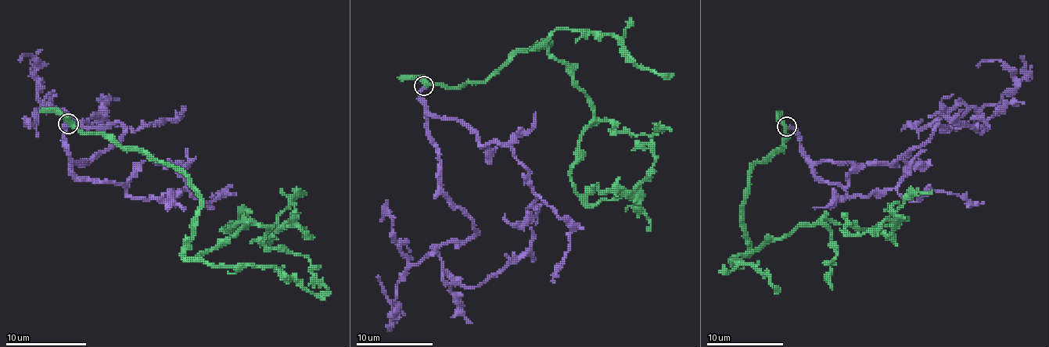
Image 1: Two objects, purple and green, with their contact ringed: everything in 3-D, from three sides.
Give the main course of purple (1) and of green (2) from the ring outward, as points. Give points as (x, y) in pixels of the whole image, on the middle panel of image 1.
1: (424, 87), (440, 188), (476, 229), (437, 250), (441, 271), (479, 286), (529, 246), (529, 227)
2: (424, 85), (487, 81), (549, 43), (535, 48), (593, 112), (570, 175), (589, 204), (648, 175), (637, 141)

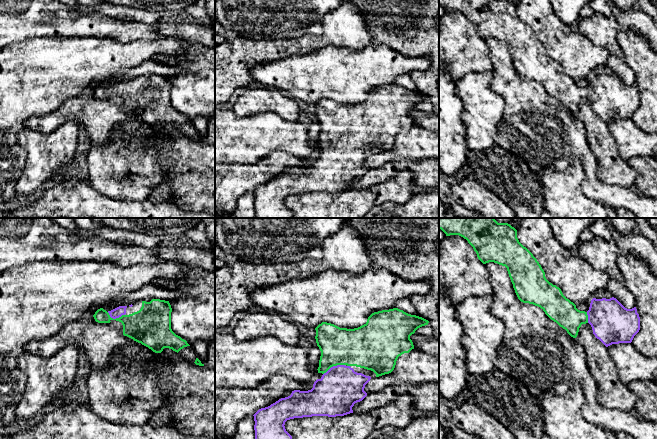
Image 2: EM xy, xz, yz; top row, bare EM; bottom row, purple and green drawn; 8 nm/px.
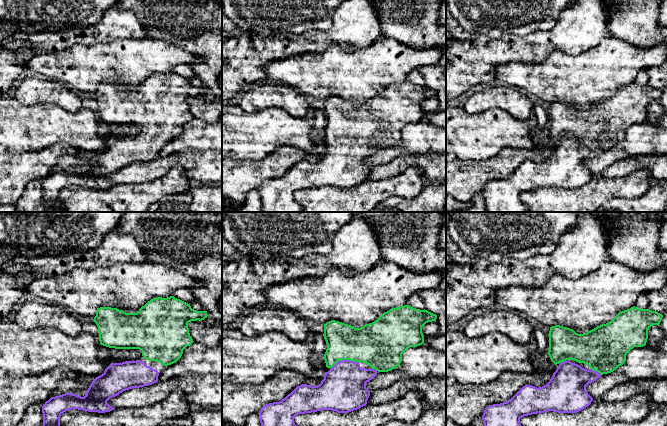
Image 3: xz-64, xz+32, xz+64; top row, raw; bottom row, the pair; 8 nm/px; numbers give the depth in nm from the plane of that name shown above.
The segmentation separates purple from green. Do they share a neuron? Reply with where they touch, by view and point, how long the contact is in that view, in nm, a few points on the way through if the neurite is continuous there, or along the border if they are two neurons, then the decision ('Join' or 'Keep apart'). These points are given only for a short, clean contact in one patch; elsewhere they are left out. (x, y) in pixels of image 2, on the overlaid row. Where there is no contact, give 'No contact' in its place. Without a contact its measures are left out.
Touches purple at xz (333, 366). Shared border 190 nm. Join

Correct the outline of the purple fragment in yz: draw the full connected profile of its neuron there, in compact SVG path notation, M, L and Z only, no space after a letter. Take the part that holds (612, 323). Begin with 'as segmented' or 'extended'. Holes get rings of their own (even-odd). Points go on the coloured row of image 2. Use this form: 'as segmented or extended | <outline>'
as segmented | M593 298L587 311L593 334L606 347L631 343L640 330L640 317L636 307L625 308L616 298Z

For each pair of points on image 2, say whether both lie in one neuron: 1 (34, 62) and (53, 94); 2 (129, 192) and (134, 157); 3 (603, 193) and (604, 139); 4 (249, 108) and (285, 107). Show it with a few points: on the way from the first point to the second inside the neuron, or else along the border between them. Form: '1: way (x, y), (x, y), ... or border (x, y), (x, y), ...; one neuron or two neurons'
1: way (38, 70), (38, 79), (45, 86); one neuron
2: way (120, 184), (117, 181), (117, 174), (125, 166); one neuron
3: border (596, 160), (597, 176), (603, 182), (626, 188); two neurons
4: way (258, 105), (276, 105); one neuron

